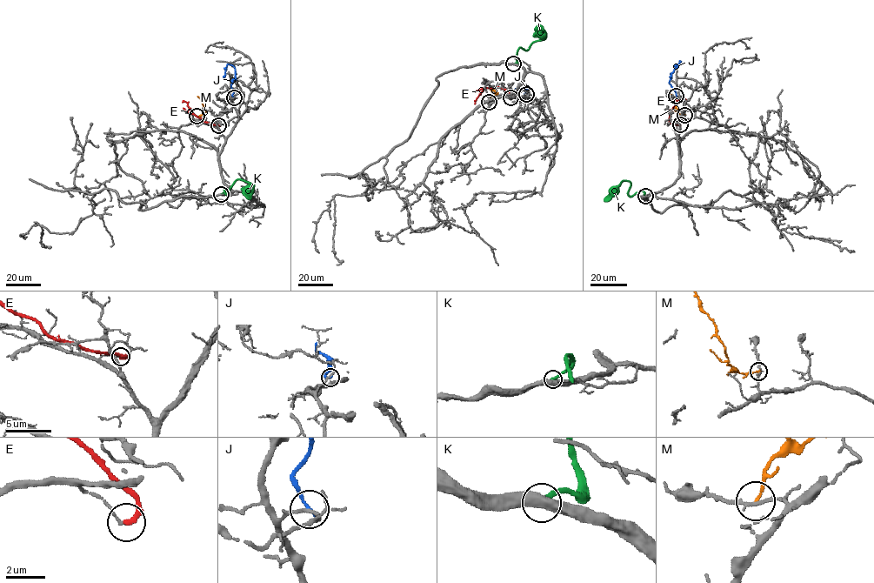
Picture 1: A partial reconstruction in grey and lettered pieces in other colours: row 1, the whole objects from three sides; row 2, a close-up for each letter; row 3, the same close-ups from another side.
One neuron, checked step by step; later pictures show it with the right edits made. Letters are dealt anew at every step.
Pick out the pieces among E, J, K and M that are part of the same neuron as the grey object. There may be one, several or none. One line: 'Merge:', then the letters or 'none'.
Merge: none

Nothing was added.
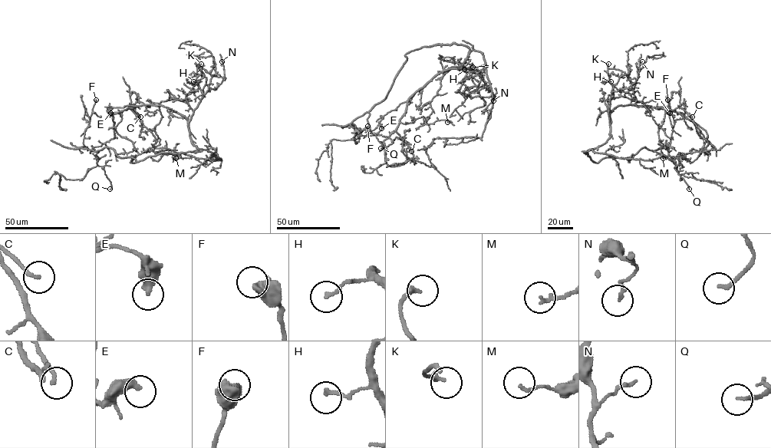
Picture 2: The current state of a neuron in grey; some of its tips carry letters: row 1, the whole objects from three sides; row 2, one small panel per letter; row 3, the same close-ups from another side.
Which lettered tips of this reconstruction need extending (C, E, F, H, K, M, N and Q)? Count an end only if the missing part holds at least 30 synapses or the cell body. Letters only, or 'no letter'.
no letter

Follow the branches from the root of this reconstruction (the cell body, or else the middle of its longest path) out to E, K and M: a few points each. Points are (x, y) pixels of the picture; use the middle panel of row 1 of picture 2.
E: (458, 44), (469, 48), (461, 68), (437, 74), (406, 101), (386, 114), (379, 123), (381, 128)
K: (458, 44), (469, 48), (469, 54), (459, 68), (472, 68), (473, 71), (467, 68), (472, 67)
M: (458, 44), (469, 48), (461, 68), (443, 70), (420, 87), (400, 120), (447, 122)

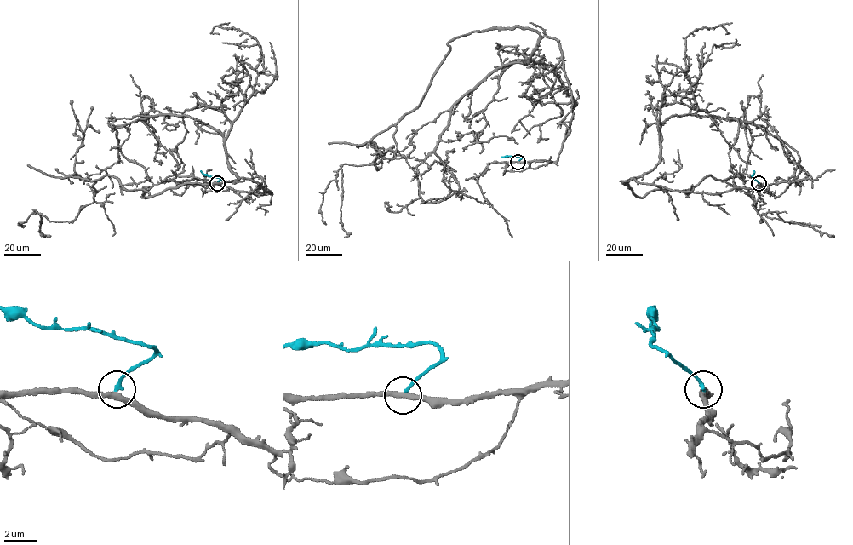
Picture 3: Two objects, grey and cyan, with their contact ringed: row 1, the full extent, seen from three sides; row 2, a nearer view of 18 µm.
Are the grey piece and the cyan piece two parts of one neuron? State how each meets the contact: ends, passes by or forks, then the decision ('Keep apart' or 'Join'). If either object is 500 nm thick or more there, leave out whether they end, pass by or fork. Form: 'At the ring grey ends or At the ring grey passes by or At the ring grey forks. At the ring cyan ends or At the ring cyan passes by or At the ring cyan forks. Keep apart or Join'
At the ring grey passes by. At the ring cyan ends. Join

